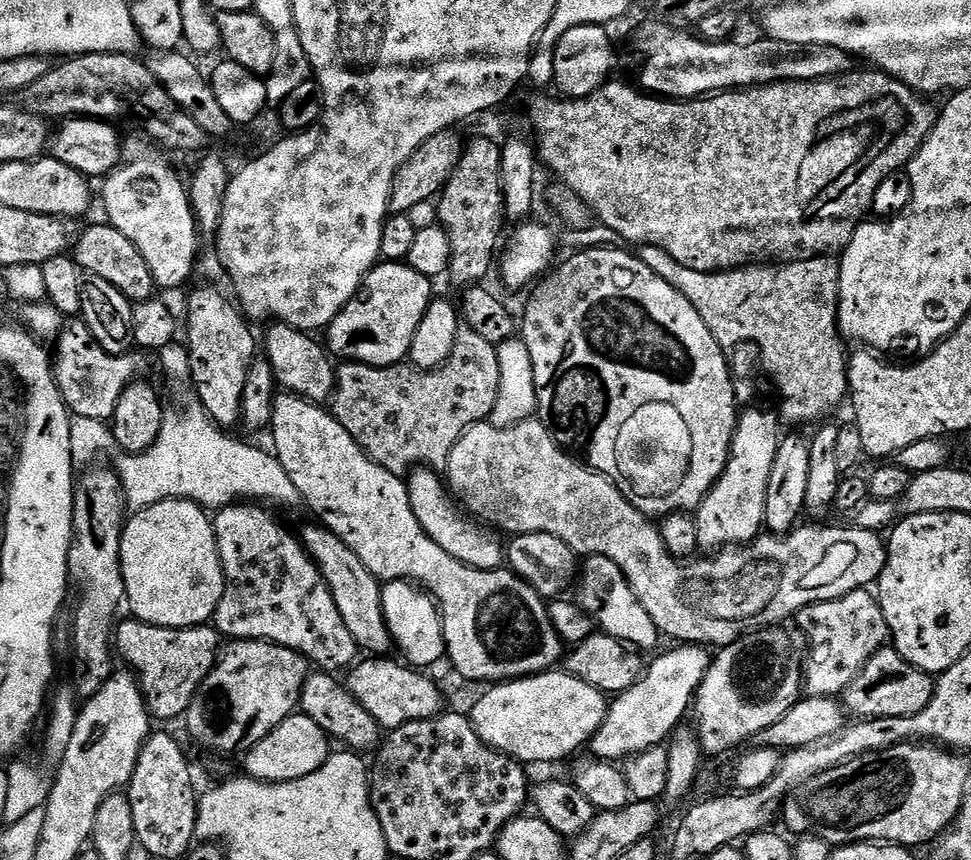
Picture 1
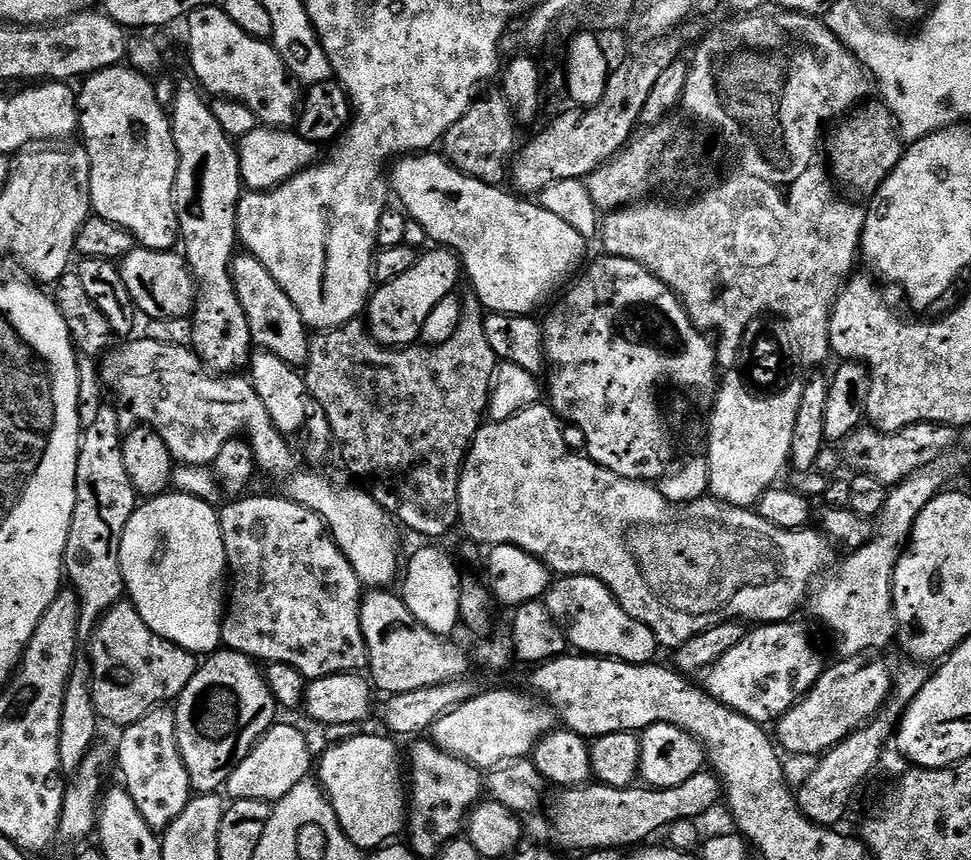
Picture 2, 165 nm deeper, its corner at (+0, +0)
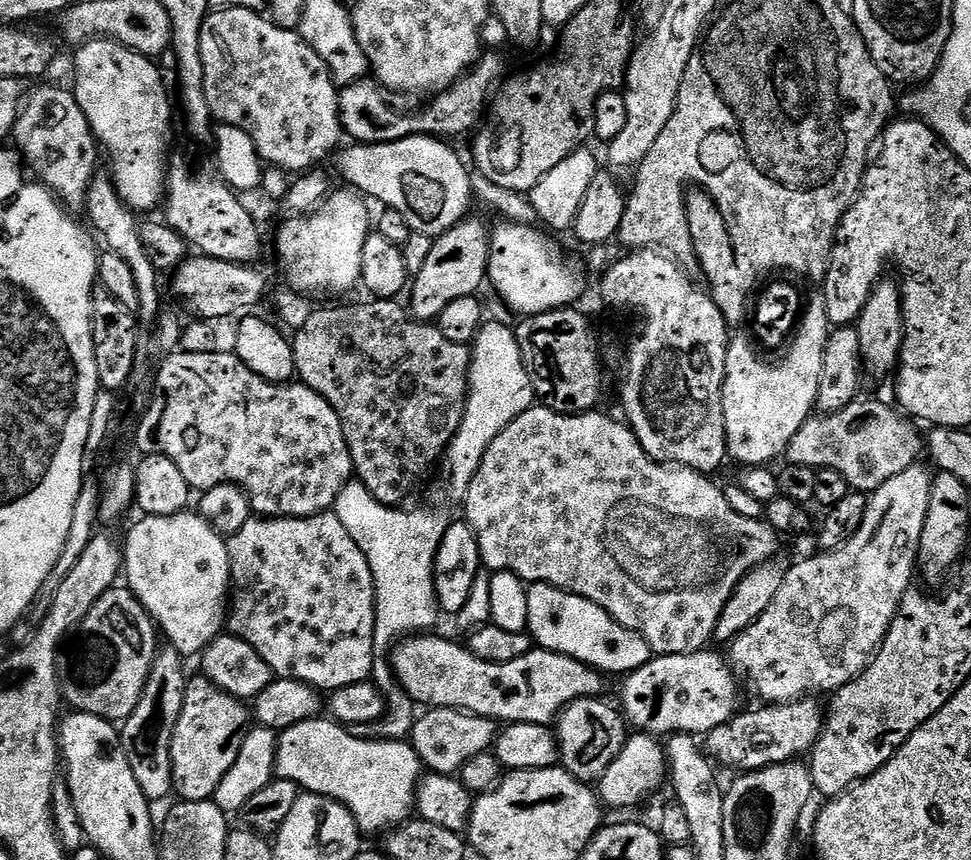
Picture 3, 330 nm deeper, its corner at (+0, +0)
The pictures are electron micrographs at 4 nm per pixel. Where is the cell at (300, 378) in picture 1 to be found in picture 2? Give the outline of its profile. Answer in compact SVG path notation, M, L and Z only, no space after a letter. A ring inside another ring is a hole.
M237 254L232 257L232 281L238 294L238 302L242 302L242 310L246 310L246 322L250 322L250 334L253 345L259 351L273 352L297 370L303 369L310 354L310 329L305 324L302 314L298 314L298 306L286 298L286 290L274 282L270 270L249 254Z

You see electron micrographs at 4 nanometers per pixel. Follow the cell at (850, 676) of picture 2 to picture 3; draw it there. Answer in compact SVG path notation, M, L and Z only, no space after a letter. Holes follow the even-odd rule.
M819 699L791 700L788 704L759 706L753 712L741 711L722 722L722 726L718 726L713 732L707 733L707 755L717 765L737 768L735 771L740 774L758 772L761 768L807 757L824 728L825 713L822 711L822 704L816 700Z

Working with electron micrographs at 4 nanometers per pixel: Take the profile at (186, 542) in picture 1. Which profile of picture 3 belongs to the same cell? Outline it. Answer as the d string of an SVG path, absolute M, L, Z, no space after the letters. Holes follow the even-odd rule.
M185 510L169 516L139 517L140 521L128 532L128 541L123 541L124 571L126 586L142 602L152 617L157 629L167 643L181 657L199 657L226 628L230 607L232 571L228 561L228 545L225 537L219 536L195 511Z

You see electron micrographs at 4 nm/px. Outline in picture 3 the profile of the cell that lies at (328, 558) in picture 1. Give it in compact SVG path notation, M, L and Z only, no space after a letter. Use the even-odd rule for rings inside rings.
M409 634L396 641L390 649L390 663L394 673L394 679L404 692L417 705L425 704L425 709L434 708L456 708L459 712L472 712L476 716L485 716L488 720L503 722L509 724L547 724L551 725L553 721L559 717L560 712L566 706L570 706L576 700L590 700L593 698L603 697L605 677L596 668L592 668L589 664L578 662L574 658L570 658L566 654L558 654L557 652L548 652L545 648L539 646L533 647L532 651L522 654L522 658L514 658L514 662L490 662L483 660L474 655L463 643L455 644L452 640L447 640L444 636L432 636L436 634Z

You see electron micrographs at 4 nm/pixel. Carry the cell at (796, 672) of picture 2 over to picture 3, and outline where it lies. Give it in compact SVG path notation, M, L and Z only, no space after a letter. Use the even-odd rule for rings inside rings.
M708 651L653 655L646 666L627 673L620 688L619 704L625 721L637 733L657 738L669 738L676 733L700 738L737 715L736 699L740 696L740 688L736 685L738 677L721 653L720 657L718 653Z

